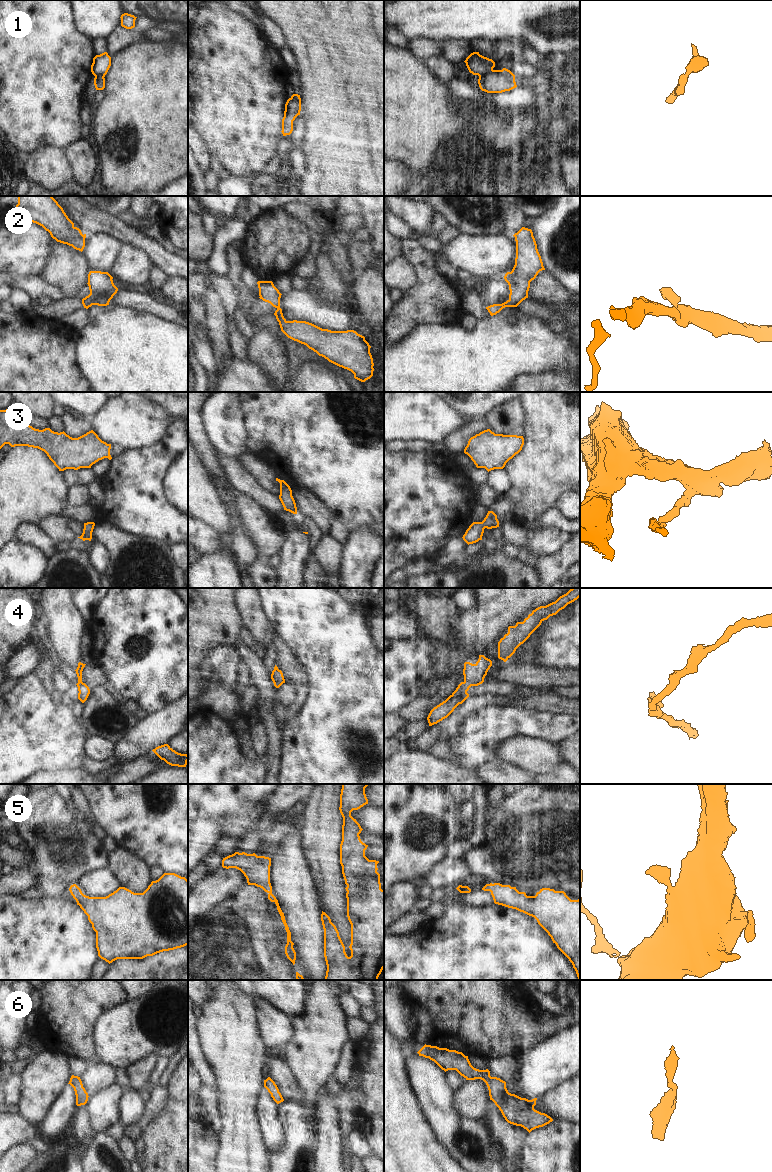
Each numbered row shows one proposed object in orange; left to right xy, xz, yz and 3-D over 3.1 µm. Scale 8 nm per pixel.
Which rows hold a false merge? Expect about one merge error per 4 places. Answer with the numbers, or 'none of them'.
1

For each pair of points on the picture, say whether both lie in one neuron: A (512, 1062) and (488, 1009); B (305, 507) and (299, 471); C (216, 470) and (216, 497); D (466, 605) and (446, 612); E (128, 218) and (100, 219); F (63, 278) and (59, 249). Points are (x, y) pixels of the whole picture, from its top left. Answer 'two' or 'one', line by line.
A: two
B: two
C: two
D: two
E: two
F: one

